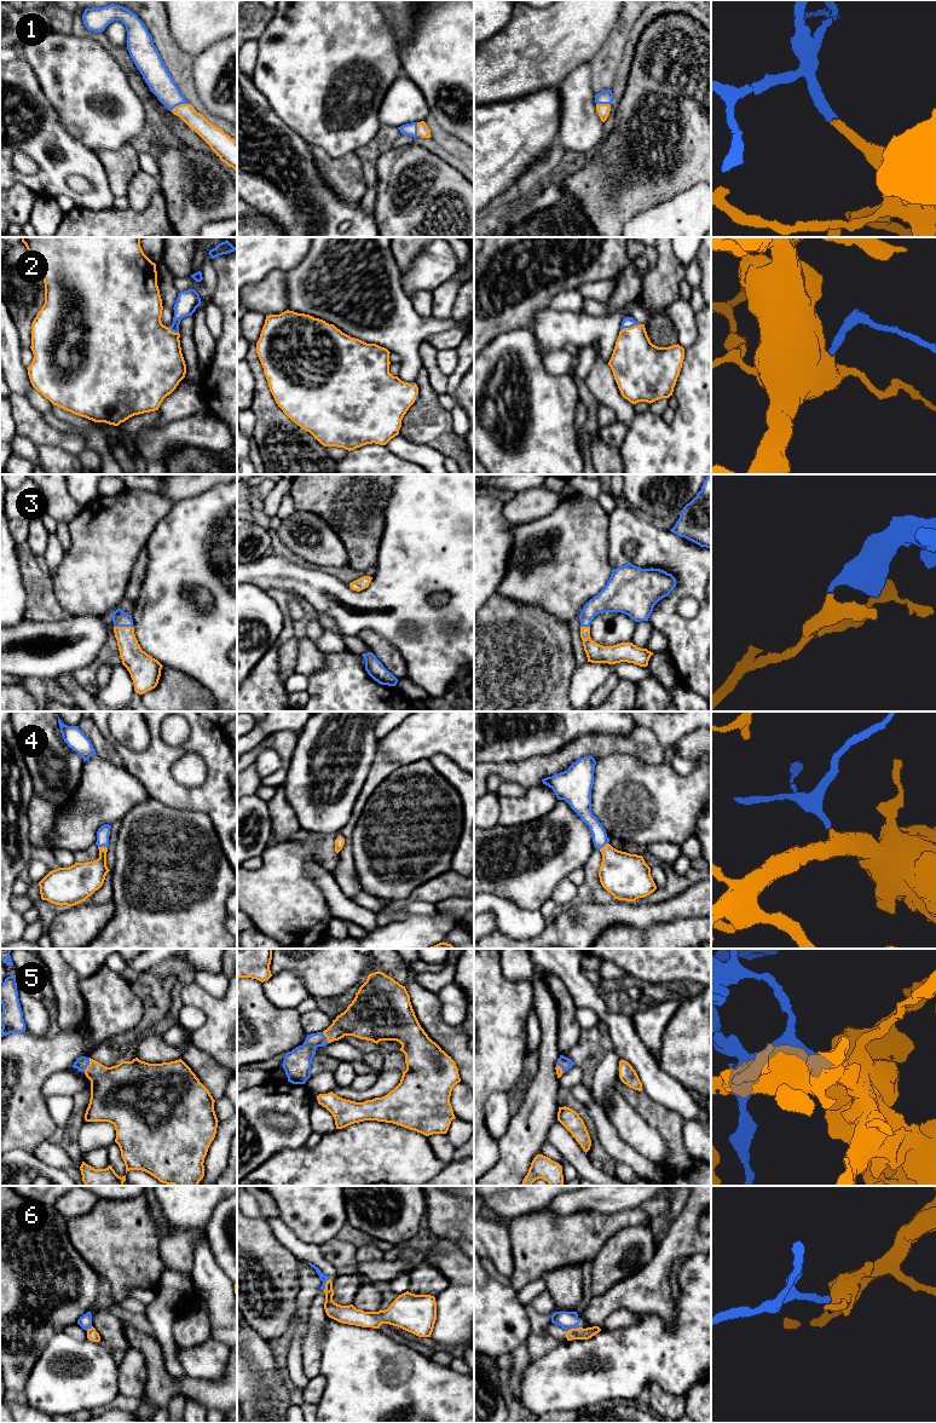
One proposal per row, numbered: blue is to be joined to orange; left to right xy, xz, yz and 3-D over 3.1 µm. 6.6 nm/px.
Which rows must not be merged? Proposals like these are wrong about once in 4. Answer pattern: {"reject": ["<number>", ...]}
{"reject": ["6"]}

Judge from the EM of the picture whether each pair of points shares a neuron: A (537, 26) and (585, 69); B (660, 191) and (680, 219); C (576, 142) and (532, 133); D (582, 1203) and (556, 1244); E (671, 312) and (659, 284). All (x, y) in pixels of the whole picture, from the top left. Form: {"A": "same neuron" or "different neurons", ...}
{"A": "different neurons", "B": "different neurons", "C": "different neurons", "D": "different neurons", "E": "different neurons"}

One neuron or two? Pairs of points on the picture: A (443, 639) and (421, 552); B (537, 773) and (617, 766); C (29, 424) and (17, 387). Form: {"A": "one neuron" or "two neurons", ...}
{"A": "one neuron", "B": "two neurons", "C": "two neurons"}

